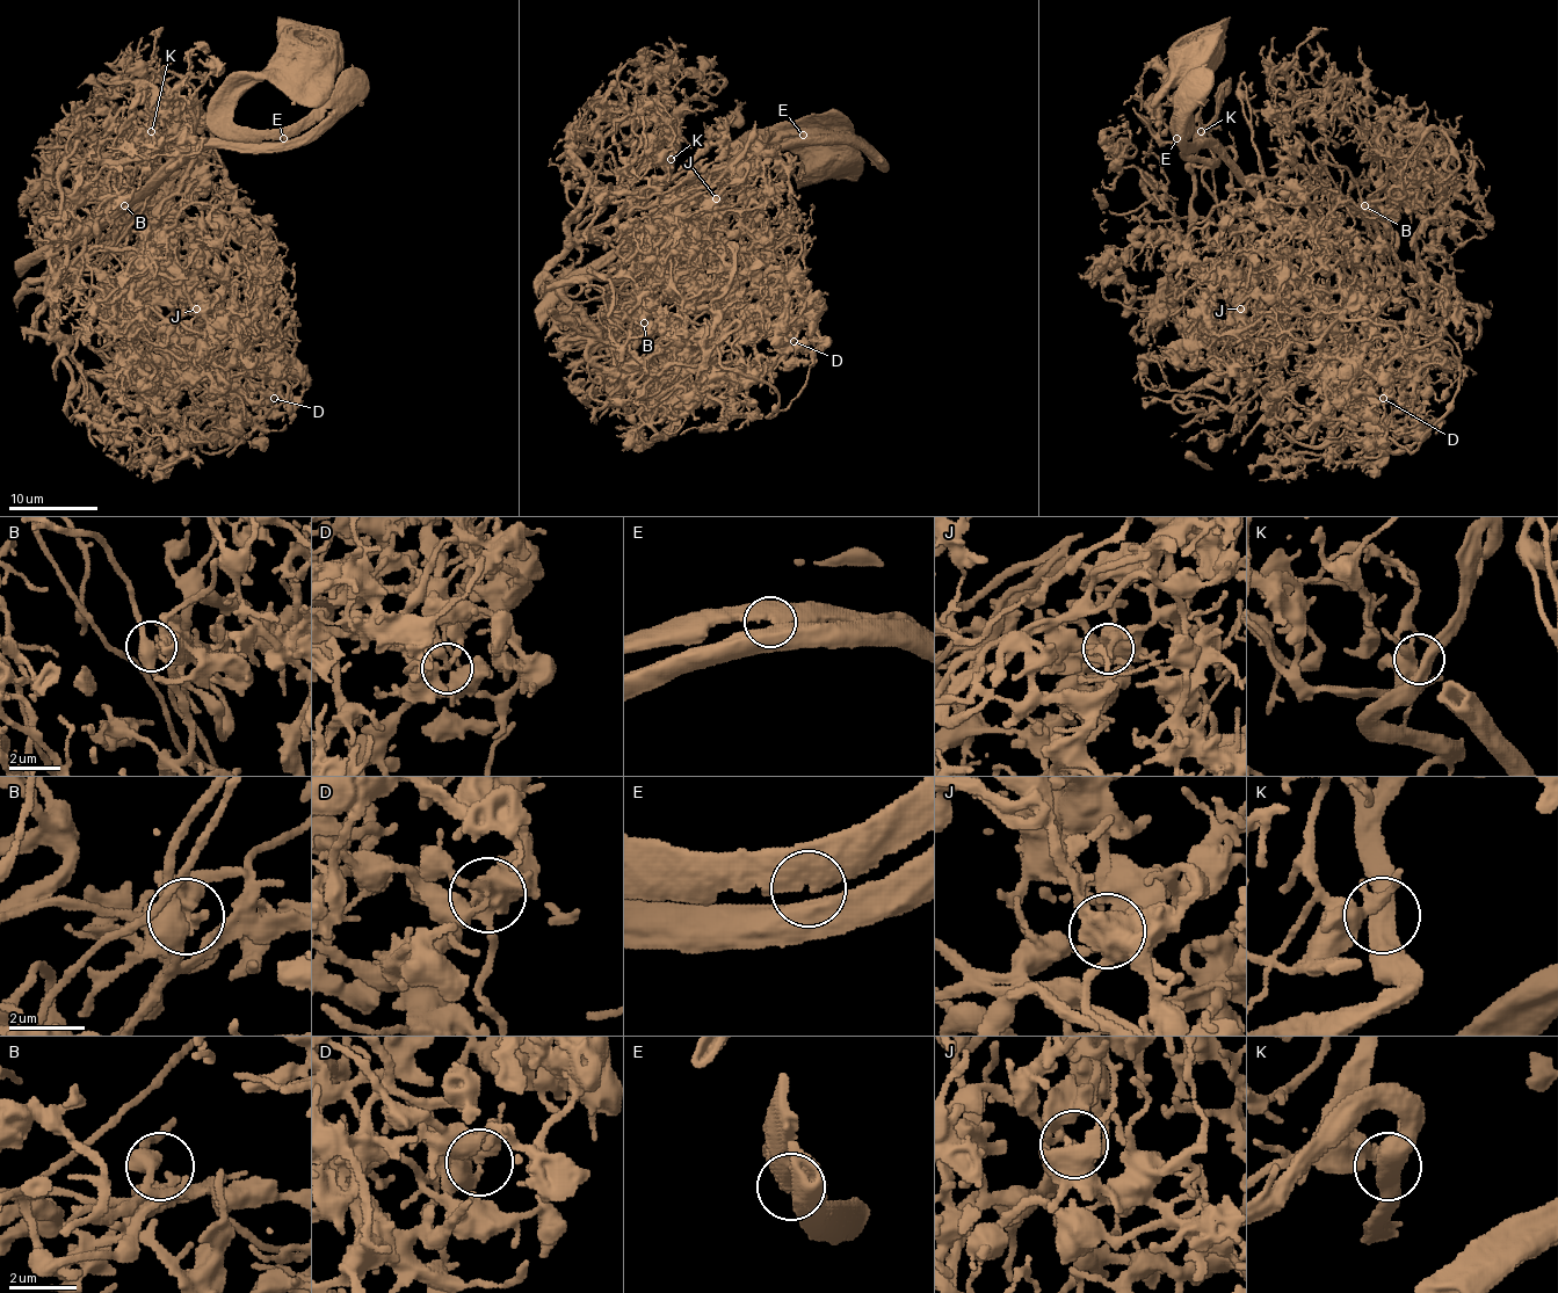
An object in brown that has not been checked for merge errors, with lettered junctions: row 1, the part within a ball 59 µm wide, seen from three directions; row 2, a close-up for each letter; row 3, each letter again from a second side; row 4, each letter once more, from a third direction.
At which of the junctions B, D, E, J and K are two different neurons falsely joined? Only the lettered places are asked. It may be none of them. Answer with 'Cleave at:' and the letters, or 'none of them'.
Cleave at: D, J

